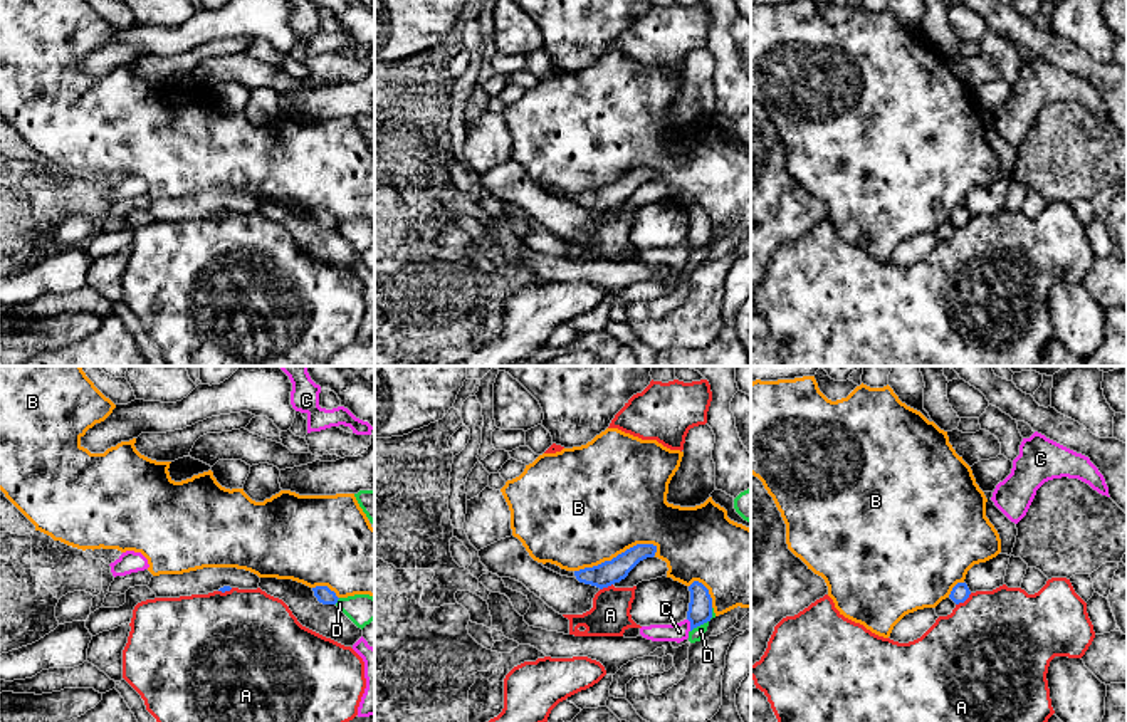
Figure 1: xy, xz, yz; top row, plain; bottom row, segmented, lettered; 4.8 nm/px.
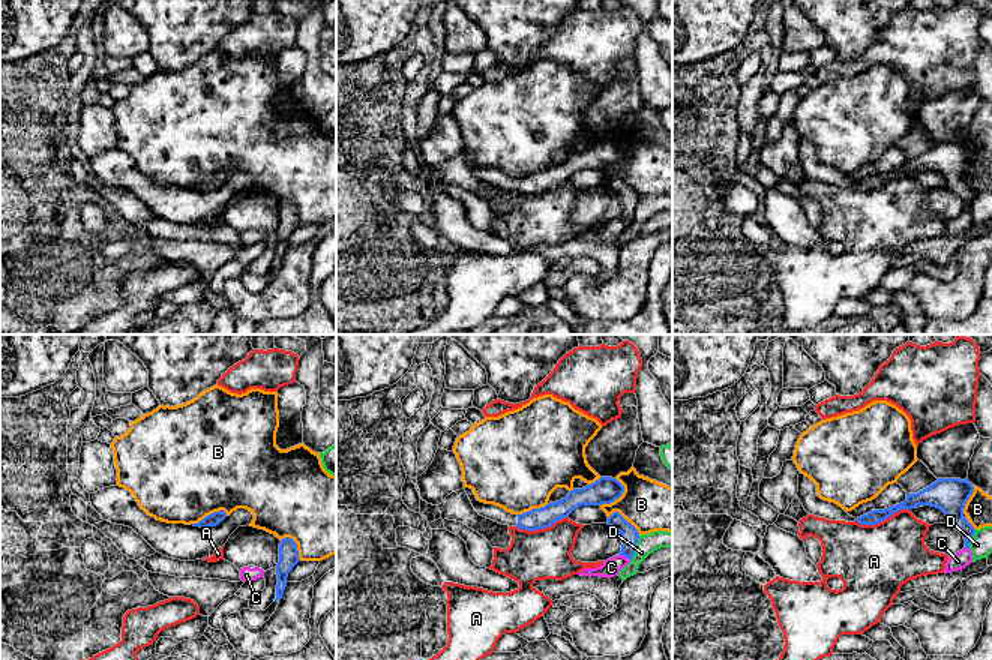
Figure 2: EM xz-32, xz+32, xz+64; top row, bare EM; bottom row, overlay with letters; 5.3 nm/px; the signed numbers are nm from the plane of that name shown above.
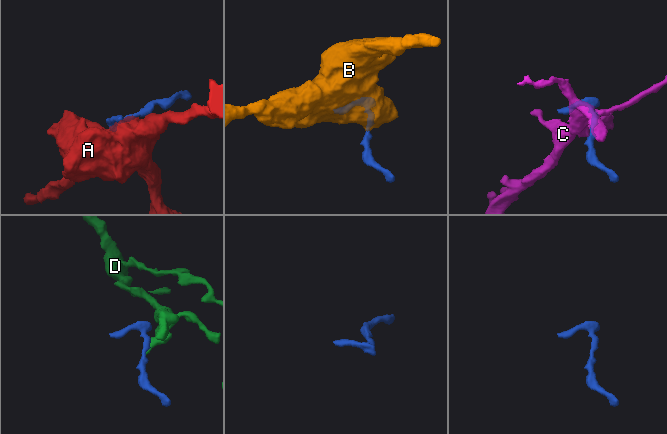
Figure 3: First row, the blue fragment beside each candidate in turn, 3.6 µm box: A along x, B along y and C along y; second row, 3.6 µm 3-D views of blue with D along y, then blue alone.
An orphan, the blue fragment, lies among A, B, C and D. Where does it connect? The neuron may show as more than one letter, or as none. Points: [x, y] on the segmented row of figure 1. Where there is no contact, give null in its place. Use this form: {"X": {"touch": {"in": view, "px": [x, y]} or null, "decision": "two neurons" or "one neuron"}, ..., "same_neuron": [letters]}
{"A": {"touch": {"in": "yz", "px": [963, 601]}, "decision": "two neurons"}, "B": {"touch": {"in": "xz", "px": [617, 556]}, "decision": "two neurons"}, "C": {"touch": {"in": "xz", "px": [691, 625]}, "decision": "two neurons"}, "D": {"touch": {"in": "xz", "px": [704, 622]}, "decision": "two neurons"}, "same_neuron": []}

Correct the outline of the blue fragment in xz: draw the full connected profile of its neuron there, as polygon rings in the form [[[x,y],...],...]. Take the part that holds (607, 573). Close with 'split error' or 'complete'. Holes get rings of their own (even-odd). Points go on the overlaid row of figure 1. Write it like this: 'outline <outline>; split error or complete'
outline [[[637,544],[625,552],[618,554],[611,561],[605,561],[593,568],[584,568],[579,571],[566,571],[556,564],[546,562],[544,568],[568,578],[576,578],[579,583],[596,586],[600,589],[620,583],[628,576],[628,573],[643,559],[653,557],[657,546],[653,544]]]; split error

